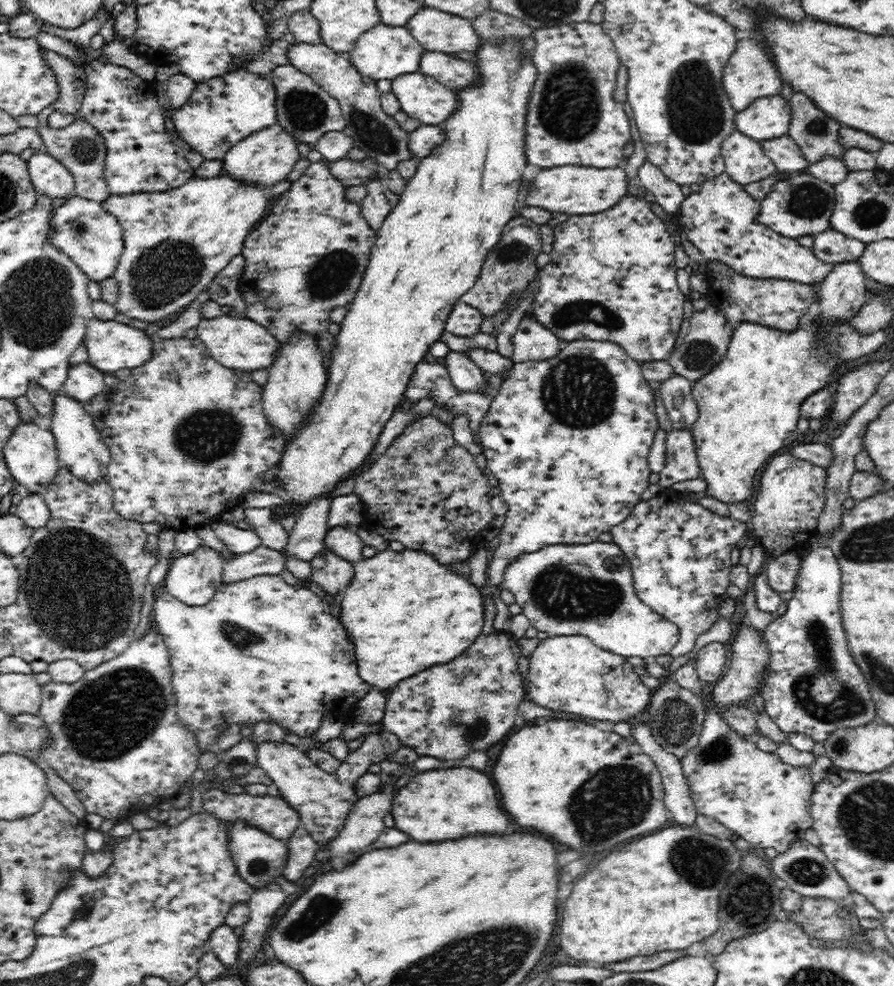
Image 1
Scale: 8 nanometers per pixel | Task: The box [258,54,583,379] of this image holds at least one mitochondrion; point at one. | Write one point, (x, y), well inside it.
(328, 276)

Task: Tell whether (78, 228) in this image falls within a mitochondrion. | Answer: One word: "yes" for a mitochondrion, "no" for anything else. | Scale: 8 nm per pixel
yes

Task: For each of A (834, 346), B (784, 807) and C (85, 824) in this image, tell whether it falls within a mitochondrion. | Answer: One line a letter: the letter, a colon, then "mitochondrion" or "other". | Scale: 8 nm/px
A: mitochondrion
B: other
C: other

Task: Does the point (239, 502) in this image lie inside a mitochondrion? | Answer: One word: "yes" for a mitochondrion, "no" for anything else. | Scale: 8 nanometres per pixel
no

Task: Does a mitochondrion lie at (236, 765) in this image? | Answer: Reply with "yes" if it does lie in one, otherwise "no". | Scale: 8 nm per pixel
yes

